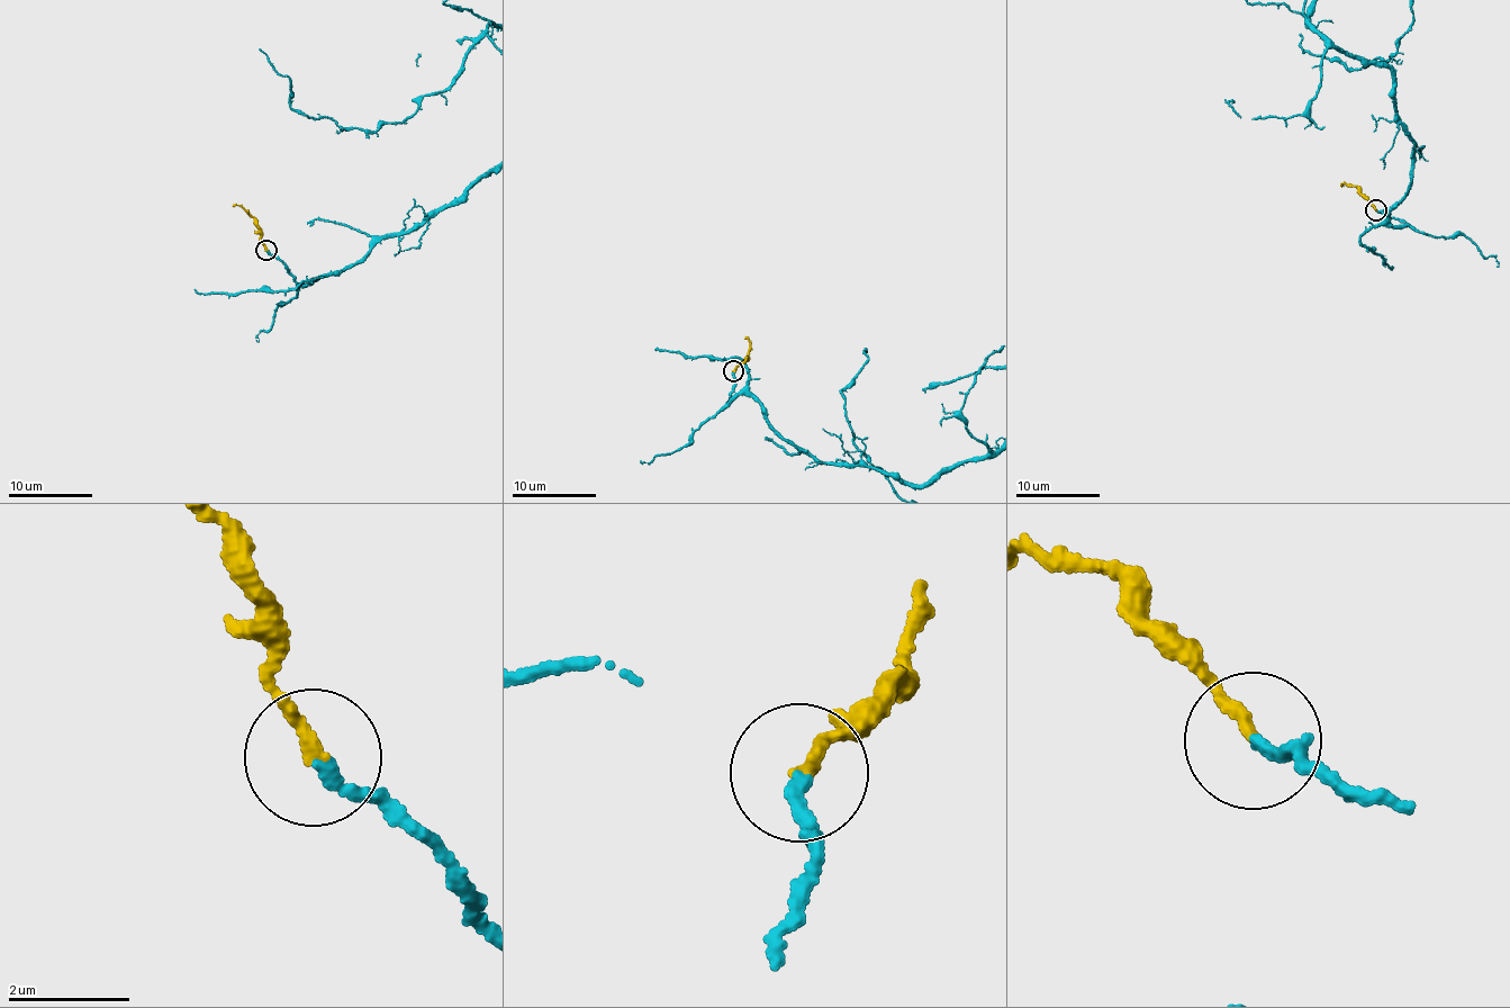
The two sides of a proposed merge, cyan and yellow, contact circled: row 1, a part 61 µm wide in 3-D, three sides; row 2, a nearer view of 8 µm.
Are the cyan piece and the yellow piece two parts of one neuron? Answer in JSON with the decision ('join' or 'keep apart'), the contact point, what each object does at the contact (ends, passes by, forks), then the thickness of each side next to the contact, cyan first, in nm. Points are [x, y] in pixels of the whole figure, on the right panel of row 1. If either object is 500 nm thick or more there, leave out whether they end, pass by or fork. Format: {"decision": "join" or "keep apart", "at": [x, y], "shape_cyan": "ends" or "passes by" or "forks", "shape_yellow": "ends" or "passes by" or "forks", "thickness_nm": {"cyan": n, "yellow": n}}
{"decision": "join", "at": [1375, 209], "shape_cyan": "ends", "shape_yellow": "ends", "thickness_nm": {"cyan": 190, "yellow": 200}}

